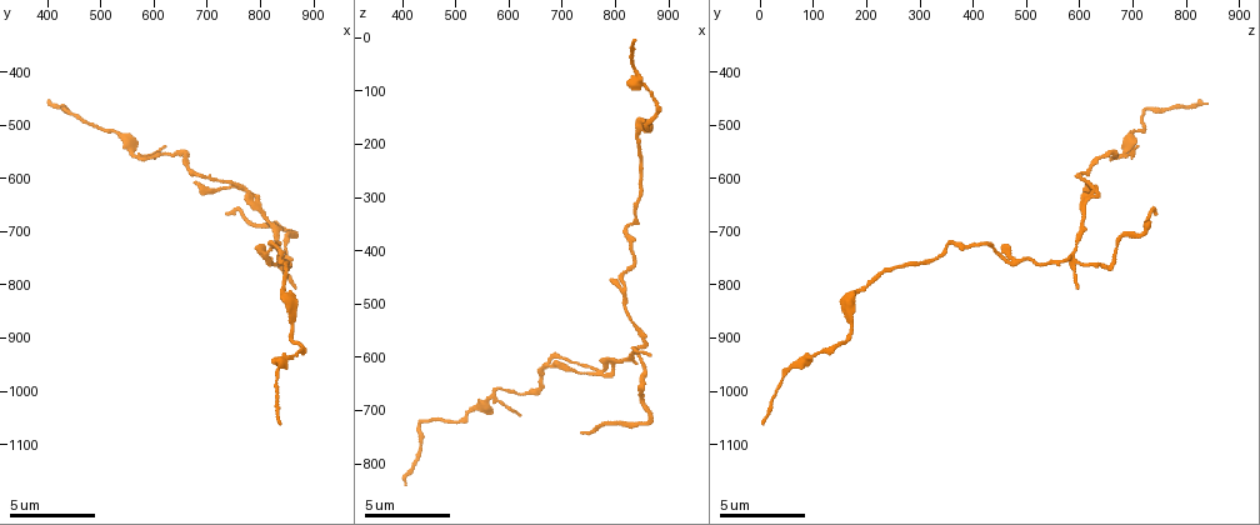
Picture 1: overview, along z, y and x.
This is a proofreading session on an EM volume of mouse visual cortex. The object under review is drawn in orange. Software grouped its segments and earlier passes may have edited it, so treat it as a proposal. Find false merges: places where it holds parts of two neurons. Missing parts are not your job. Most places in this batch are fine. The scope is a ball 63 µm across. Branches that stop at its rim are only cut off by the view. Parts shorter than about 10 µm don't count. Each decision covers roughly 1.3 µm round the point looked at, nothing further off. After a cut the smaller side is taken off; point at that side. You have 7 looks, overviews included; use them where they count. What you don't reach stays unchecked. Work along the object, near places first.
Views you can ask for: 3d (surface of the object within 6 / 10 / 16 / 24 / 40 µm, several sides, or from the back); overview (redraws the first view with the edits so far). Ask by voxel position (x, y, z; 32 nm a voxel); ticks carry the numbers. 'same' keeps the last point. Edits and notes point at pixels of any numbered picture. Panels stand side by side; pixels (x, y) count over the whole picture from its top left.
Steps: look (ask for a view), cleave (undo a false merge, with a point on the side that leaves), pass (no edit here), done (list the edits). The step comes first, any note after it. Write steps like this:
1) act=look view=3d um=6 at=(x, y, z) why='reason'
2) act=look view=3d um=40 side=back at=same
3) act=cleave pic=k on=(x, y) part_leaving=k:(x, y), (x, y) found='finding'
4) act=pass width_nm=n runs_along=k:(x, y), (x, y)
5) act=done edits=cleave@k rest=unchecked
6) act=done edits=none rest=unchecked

act=look view=3d um=6 at=(870, 925, 115) why='thin neck'

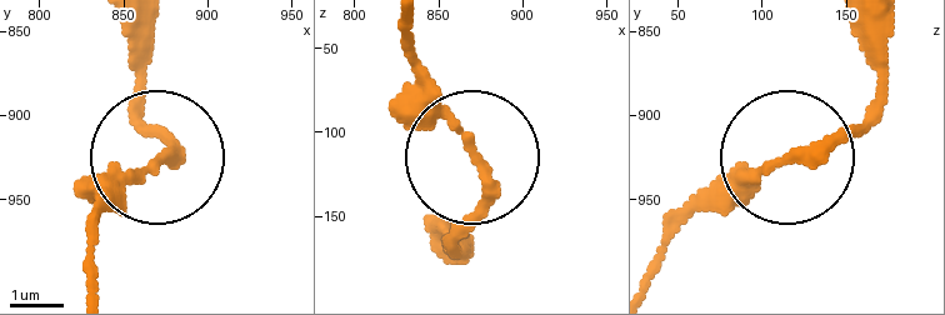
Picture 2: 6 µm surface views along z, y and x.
act=look view=3d um=6 side=back at=(874, 928, 112)

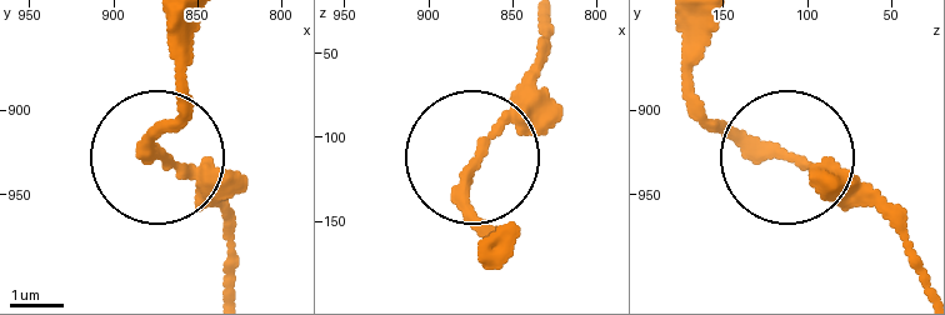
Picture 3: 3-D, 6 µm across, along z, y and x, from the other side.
act=pass found='all the same neuron'

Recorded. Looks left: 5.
act=look view=3d um=10 at=(840, 810, 190) why='calibre changes'

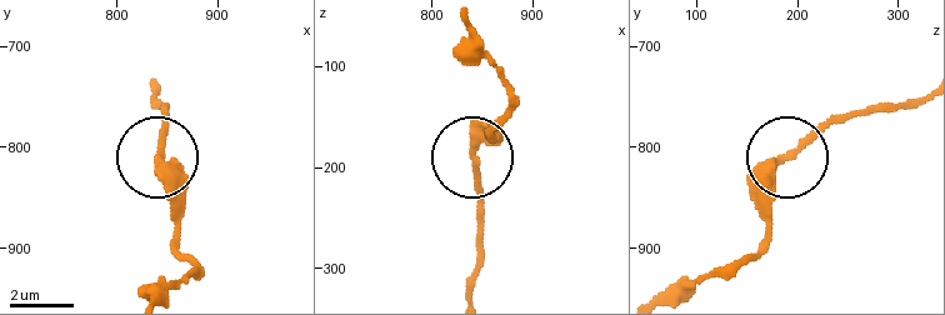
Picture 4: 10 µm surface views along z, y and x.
act=pass runs_along=4:(474, 288), (476, 159), (493, 121) found='continuous, no second neuron'

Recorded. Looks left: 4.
act=look view=3d um=10 at=(840, 750, 585) why='four arms meet'

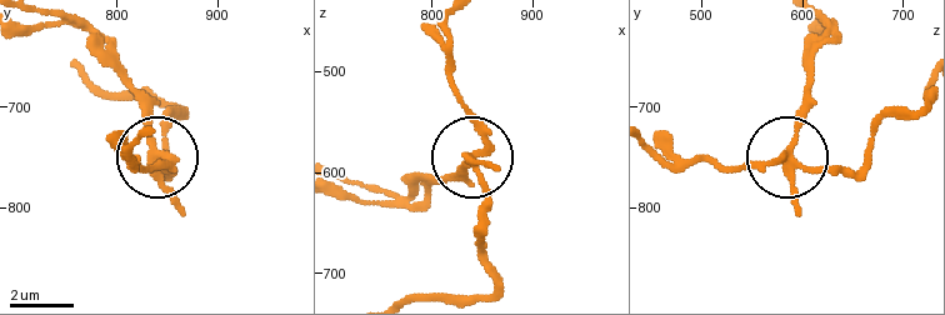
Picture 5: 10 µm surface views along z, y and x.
act=cleave pic=5 on=(143, 110) arms=4 found='a second neuron is stuck on'

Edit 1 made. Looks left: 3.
act=done edits=cleave@5 rest=unchecked

